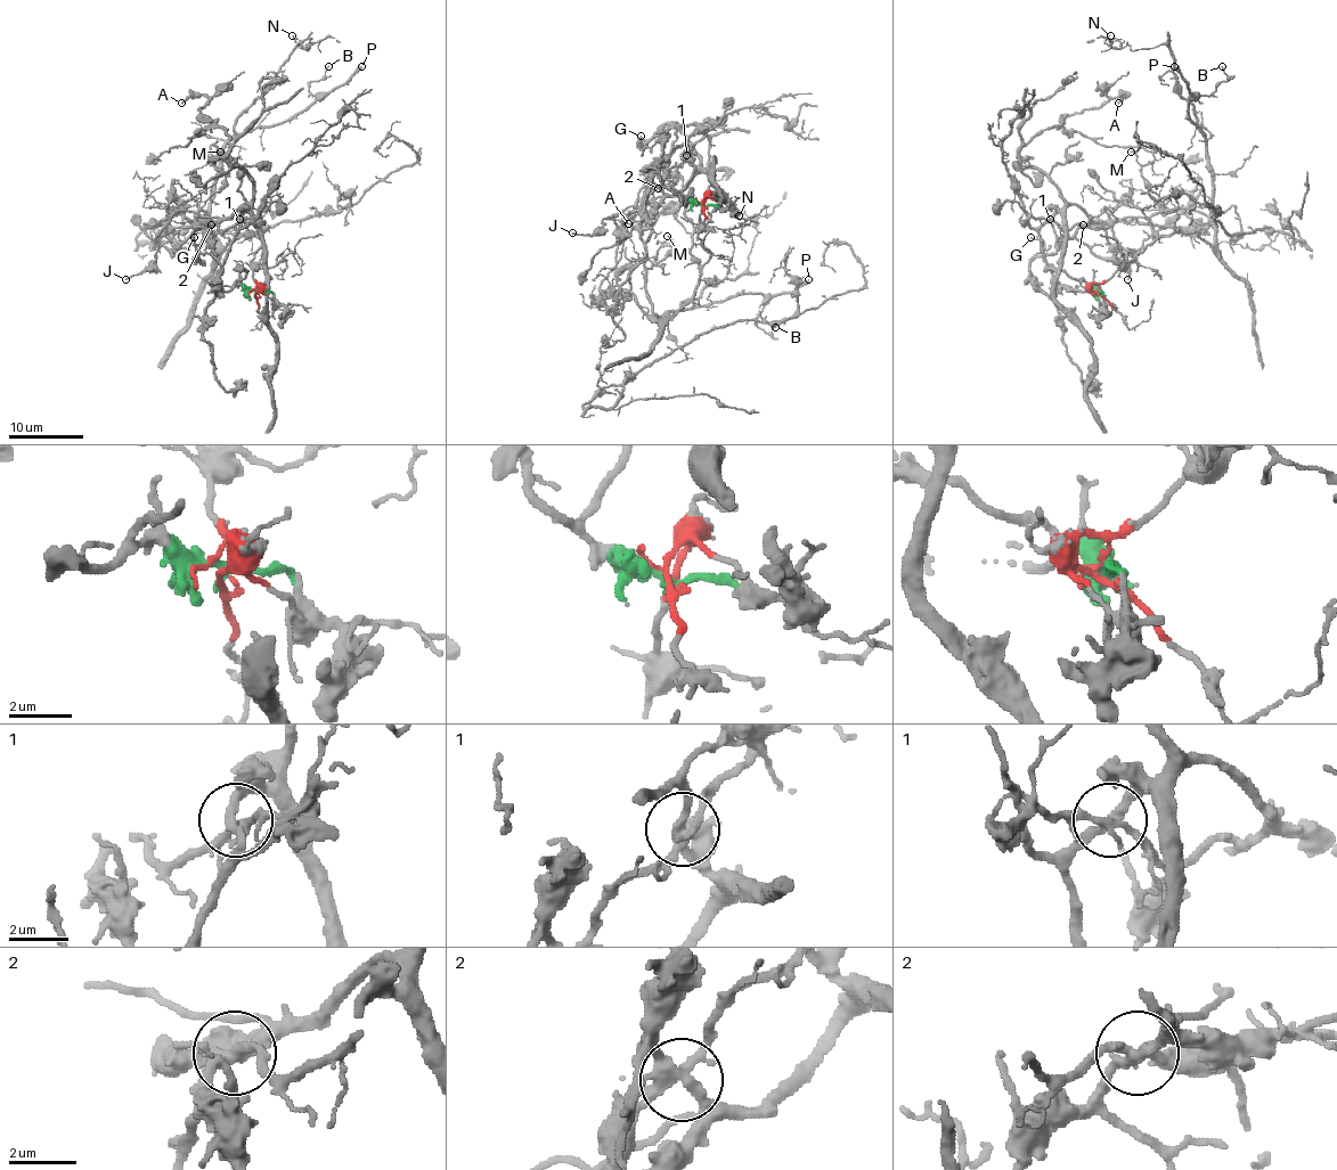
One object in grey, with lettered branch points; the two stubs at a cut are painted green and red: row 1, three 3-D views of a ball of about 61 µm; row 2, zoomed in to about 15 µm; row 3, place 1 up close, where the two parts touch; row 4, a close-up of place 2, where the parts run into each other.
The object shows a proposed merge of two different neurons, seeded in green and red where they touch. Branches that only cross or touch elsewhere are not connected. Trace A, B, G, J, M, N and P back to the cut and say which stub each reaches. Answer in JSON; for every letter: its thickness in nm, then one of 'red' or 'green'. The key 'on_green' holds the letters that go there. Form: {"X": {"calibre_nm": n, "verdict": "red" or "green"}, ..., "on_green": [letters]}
{"A": {"calibre_nm": 190, "verdict": "green"}, "B": {"calibre_nm": 100, "verdict": "red"}, "G": {"calibre_nm": 100, "verdict": "green"}, "J": {"calibre_nm": 140, "verdict": "green"}, "M": {"calibre_nm": 110, "verdict": "red"}, "N": {"calibre_nm": 110, "verdict": "red"}, "P": {"calibre_nm": 380, "verdict": "red"}, "on_green": ["A", "G", "J"]}

